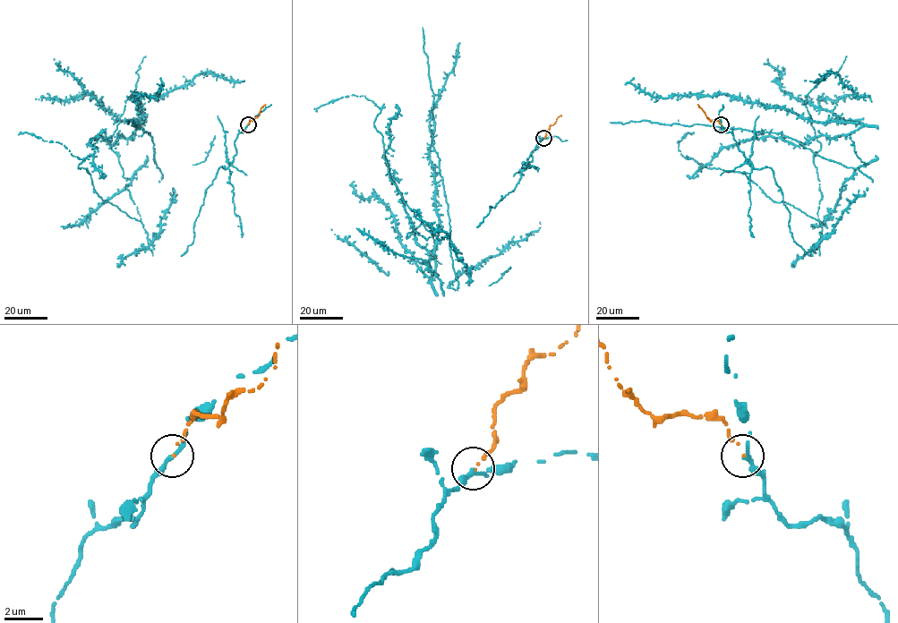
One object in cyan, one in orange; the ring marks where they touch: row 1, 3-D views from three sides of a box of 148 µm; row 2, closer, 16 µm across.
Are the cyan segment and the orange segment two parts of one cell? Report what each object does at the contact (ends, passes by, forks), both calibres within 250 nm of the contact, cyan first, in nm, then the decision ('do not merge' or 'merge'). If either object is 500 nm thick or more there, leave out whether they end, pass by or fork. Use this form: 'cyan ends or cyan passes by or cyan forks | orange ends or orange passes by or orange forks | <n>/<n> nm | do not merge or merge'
cyan passes by | orange ends | 200/110 nm | do not merge

